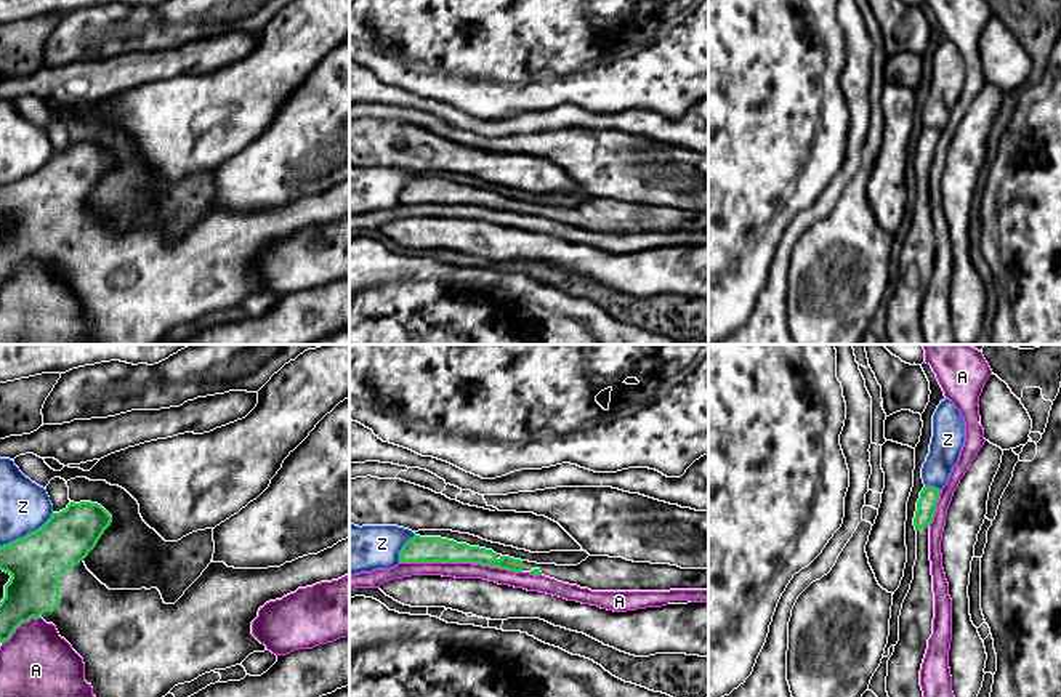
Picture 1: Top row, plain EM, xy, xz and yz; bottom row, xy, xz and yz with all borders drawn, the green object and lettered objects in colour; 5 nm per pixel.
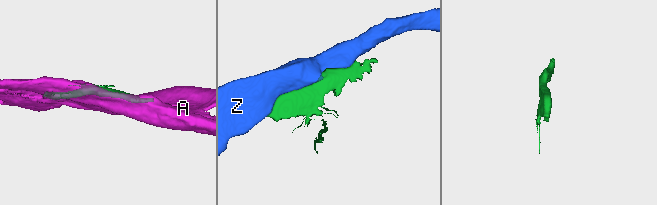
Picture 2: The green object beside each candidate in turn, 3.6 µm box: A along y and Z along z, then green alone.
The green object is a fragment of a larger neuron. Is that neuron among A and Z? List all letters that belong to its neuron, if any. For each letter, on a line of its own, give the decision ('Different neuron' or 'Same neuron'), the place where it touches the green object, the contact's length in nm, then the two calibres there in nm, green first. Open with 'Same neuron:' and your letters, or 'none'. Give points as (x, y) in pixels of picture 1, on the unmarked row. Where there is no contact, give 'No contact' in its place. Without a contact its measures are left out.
Same neuron: none
A: Different neuron. Touches green at xz (460, 202). Shared border 600 nm. Thickness 130 nm (green) against 80 nm
Z: Different neuron. Touches green at xy (28, 175). Shared border 320 nm. Thickness 280 nm (green) against 260 nm

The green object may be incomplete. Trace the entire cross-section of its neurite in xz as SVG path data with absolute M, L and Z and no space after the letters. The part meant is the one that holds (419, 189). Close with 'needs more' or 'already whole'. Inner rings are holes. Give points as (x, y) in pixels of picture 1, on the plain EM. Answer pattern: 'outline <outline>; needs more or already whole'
outline M415 176L399 192L399 203L471 203L532 216L542 215L591 232L708 229L708 210L681 210L670 205L633 203L609 197L588 197L577 207L537 205L441 178Z; needs more

